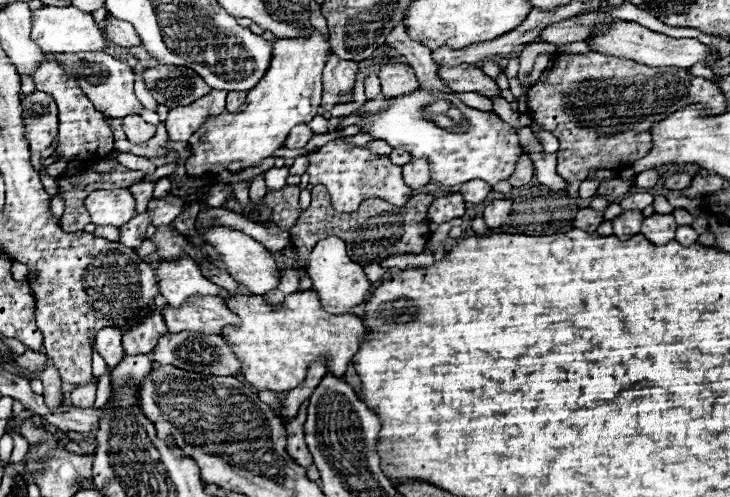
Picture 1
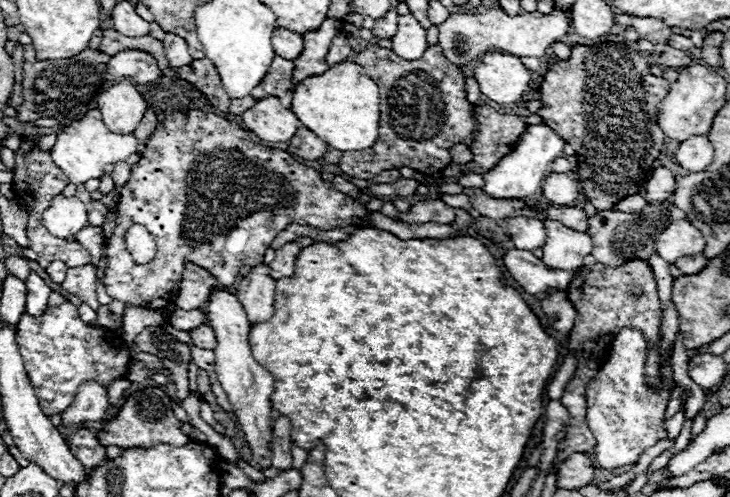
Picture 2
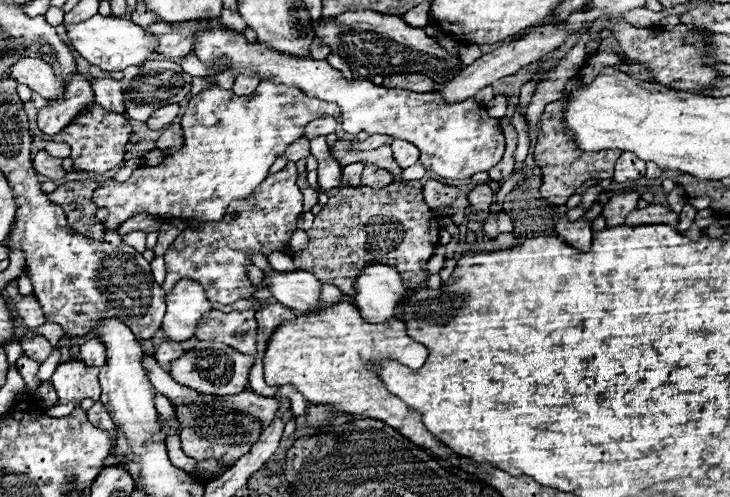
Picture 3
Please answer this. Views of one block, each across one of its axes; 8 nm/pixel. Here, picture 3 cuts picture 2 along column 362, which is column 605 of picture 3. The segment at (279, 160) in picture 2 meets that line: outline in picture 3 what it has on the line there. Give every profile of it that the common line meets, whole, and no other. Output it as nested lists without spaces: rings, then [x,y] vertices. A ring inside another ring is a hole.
[[[630,192],[630,194],[620,194],[620,196],[614,196],[608,204],[604,204],[604,210],[602,210],[602,216],[606,218],[606,228],[614,228],[614,226],[620,226],[624,224],[626,216],[636,210],[636,202],[640,200],[638,192]]]

